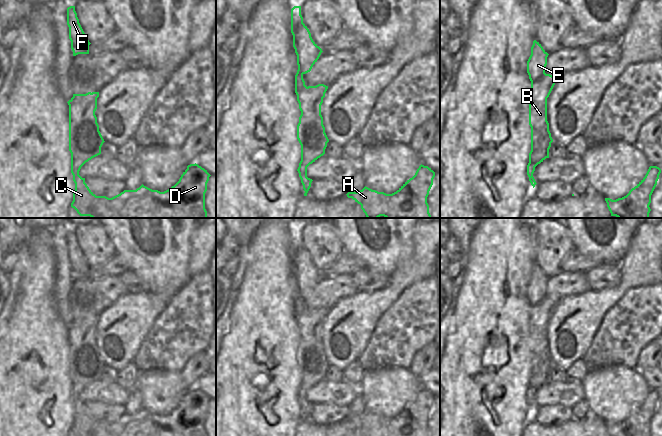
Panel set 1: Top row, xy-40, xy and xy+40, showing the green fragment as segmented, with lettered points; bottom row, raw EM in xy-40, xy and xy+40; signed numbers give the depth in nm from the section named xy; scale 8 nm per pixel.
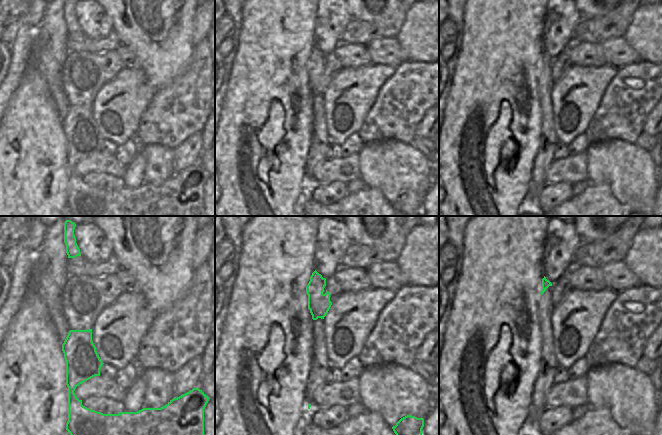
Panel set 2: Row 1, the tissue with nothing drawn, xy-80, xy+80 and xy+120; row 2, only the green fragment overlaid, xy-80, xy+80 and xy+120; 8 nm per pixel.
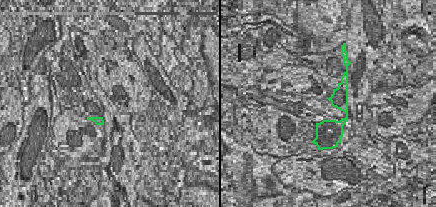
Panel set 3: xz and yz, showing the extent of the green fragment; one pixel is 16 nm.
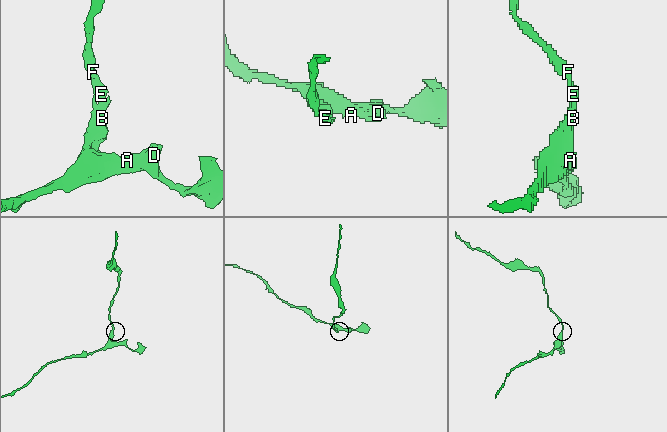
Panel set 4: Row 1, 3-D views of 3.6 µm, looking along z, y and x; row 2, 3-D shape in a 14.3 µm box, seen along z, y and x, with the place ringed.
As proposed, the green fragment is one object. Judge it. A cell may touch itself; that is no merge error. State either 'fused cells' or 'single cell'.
fused cells

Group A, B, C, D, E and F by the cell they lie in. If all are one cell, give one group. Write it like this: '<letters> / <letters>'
A B C D / E F

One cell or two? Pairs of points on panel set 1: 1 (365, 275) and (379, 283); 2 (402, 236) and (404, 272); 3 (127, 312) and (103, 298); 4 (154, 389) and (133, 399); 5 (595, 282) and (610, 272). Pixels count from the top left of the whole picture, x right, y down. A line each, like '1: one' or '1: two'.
1: one
2: two
3: two
4: two
5: one

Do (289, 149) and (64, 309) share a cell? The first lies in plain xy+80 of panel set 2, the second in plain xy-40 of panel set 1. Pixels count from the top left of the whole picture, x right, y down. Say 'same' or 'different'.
different

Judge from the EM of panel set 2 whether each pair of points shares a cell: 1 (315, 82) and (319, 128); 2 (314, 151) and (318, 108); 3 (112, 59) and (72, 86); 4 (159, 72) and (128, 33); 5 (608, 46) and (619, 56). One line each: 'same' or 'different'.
1: same
2: same
3: same
4: same
5: same

